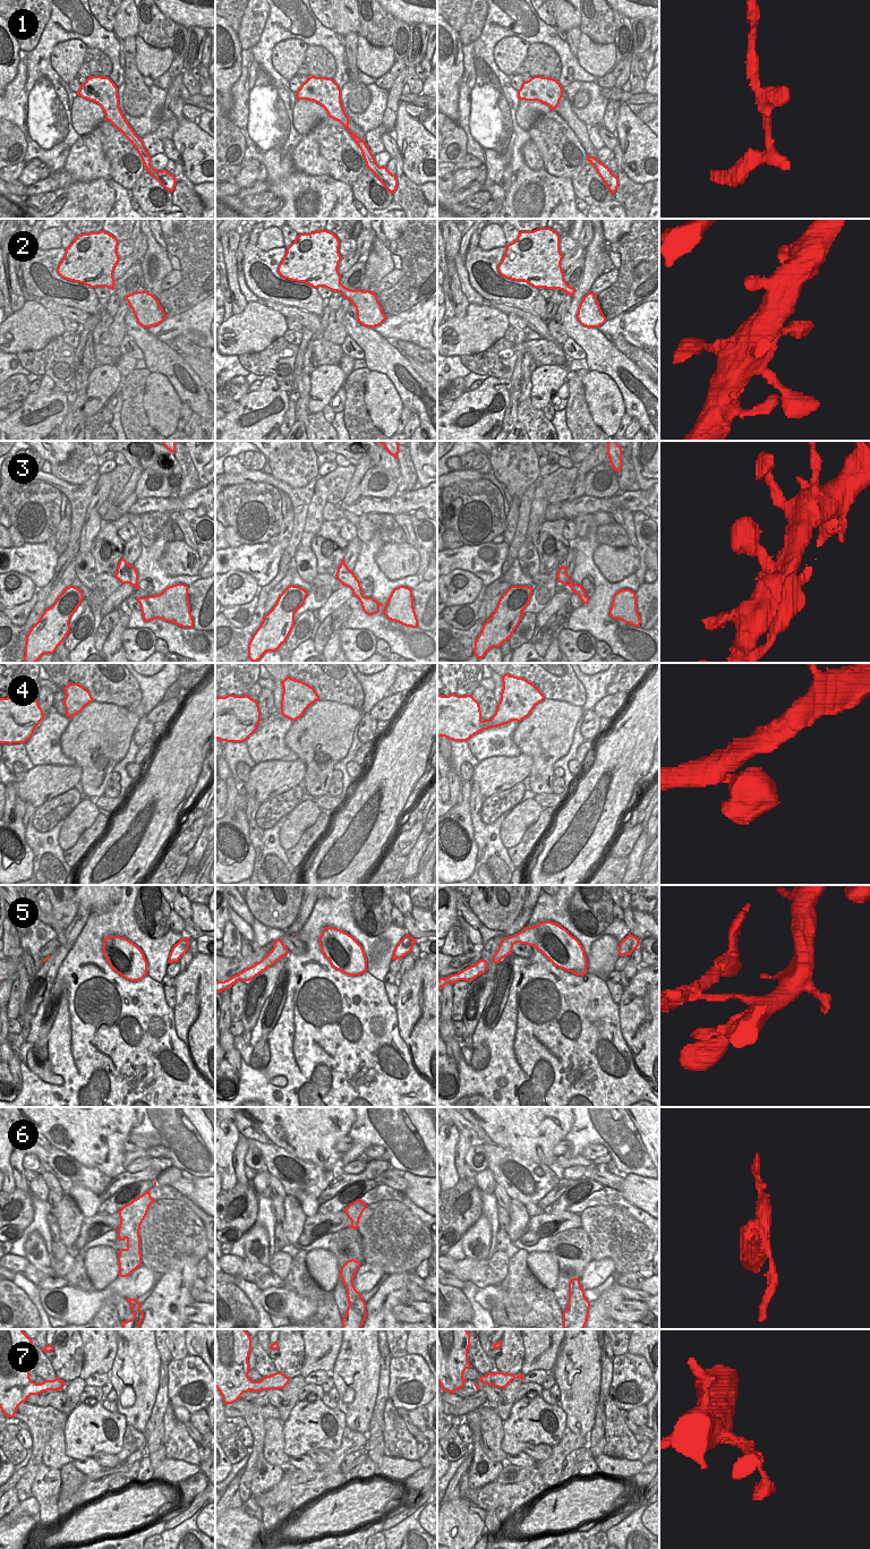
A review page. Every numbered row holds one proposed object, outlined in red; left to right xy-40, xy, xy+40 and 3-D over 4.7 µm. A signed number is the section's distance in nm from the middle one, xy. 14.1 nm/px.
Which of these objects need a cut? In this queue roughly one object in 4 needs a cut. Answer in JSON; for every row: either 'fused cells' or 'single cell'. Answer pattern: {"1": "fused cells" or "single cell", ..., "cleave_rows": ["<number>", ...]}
{"1": "single cell", "2": "single cell", "3": "single cell", "4": "single cell", "5": "fused cells", "6": "single cell", "7": "single cell", "cleave_rows": ["5"]}

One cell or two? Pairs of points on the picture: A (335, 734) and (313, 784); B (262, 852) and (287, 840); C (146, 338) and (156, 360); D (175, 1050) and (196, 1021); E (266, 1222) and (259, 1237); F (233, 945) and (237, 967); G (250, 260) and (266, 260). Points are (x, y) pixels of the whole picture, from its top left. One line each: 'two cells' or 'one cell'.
A: one cell
B: two cells
C: one cell
D: two cells
E: two cells
F: two cells
G: one cell

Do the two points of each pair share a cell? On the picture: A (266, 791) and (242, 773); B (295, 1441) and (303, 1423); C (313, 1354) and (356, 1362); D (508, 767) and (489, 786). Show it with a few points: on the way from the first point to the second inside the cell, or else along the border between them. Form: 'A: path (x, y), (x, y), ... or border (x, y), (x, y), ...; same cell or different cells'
A: border (252, 768), (248, 780), (244, 783); different cells
B: path (299, 1437), (303, 1428); same cell
C: border (342, 1341), (330, 1372); different cells
D: path (503, 772), (493, 782); same cell

